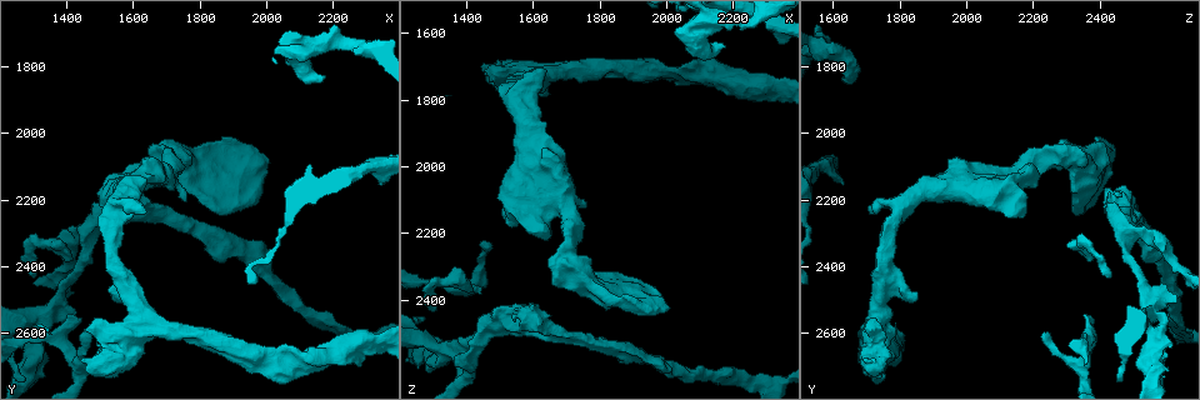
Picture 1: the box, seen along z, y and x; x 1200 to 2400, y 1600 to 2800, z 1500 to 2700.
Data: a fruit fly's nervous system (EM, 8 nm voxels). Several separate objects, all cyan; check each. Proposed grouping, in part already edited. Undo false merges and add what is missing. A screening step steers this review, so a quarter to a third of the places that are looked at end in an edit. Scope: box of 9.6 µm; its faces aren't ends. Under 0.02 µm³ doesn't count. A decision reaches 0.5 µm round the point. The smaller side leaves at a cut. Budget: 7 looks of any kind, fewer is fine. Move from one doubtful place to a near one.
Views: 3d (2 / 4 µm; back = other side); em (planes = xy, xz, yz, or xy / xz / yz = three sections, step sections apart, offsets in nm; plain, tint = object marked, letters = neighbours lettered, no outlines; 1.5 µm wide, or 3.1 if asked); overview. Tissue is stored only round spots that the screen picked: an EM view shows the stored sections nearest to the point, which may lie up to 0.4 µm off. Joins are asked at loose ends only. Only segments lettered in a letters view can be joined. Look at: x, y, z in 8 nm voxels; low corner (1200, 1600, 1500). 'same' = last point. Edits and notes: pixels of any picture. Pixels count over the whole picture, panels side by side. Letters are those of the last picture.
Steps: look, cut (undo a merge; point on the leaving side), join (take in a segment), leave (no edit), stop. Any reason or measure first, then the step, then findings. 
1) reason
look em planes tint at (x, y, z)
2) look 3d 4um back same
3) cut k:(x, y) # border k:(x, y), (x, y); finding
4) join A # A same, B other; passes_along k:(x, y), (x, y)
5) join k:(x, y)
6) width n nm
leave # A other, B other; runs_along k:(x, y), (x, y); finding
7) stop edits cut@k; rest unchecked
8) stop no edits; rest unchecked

an open end
look 3d 2um at (1470, 2610, 2230)

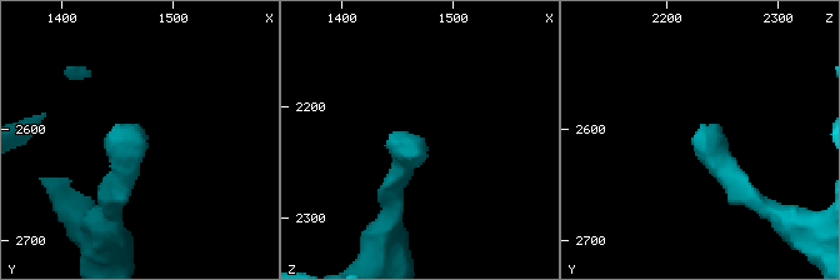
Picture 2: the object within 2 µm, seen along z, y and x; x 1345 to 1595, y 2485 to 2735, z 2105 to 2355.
look em planes plain at (1474, 2606, 2234)

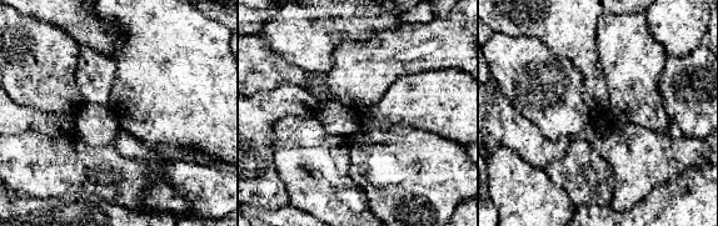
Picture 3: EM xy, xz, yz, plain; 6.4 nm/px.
look em planes letters same

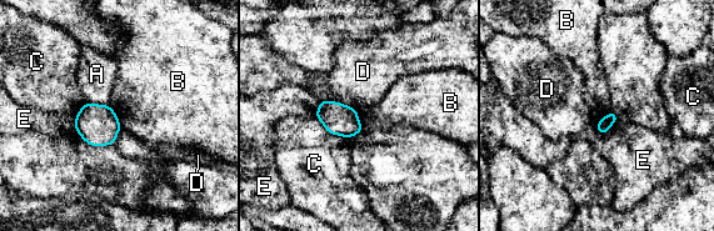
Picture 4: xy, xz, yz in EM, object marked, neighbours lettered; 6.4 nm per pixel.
leave # A other, B other, C other, D other, E other; no lettered segment goes on from it

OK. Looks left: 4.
free end
look 3d 4um at (1540, 2490, 1850)

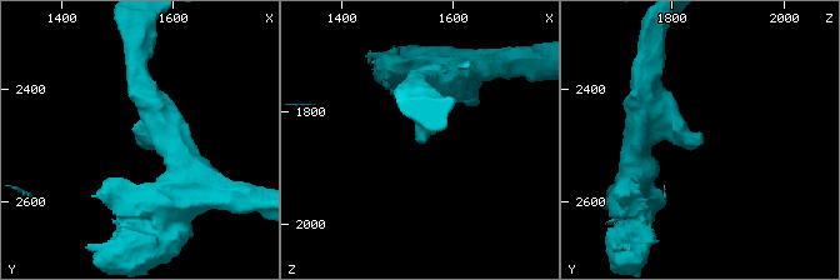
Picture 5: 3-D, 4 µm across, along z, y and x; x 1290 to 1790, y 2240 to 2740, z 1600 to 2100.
look em planes letters at (1535, 2495, 1845)

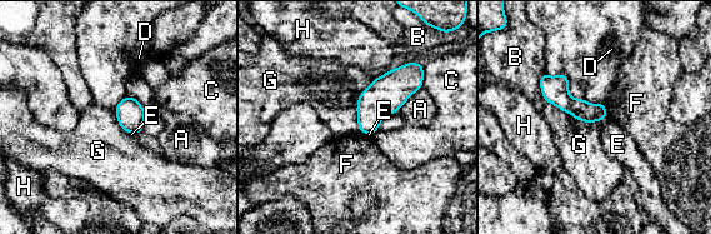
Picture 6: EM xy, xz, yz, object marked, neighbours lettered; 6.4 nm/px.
width 140 nm
leave # A other, B other, C other, D other, E other, F other, G other, H other; border 6:(544, 100), (589, 123), (607, 118); none of them fits

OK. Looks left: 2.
look em planes letters at (2170, 1840, 1640)

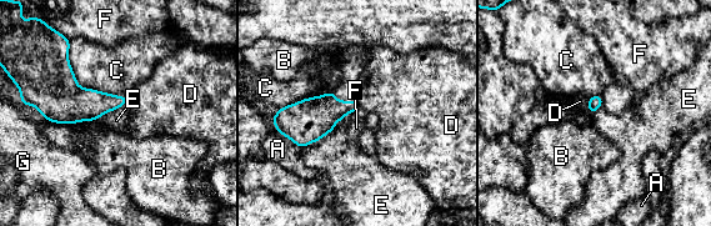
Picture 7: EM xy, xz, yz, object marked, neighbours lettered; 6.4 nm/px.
leave # A other, B other, C other, D other, E other, F other, G other; none of them fits

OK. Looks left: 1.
stop no edits; rest unchecked

